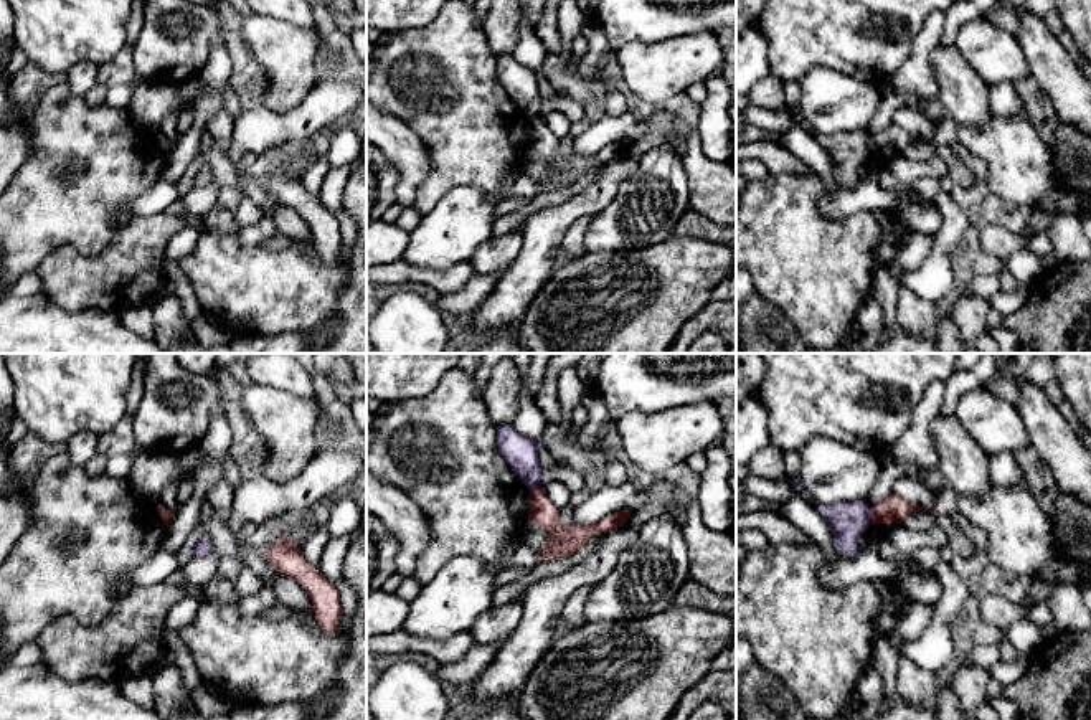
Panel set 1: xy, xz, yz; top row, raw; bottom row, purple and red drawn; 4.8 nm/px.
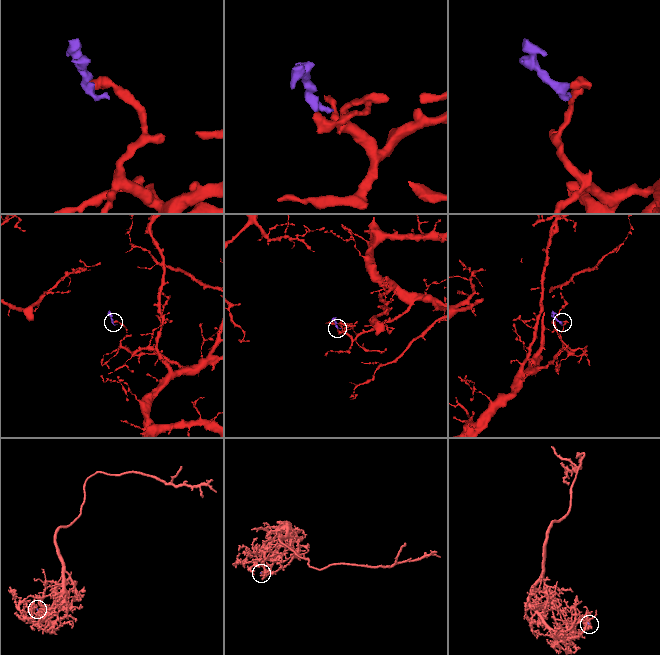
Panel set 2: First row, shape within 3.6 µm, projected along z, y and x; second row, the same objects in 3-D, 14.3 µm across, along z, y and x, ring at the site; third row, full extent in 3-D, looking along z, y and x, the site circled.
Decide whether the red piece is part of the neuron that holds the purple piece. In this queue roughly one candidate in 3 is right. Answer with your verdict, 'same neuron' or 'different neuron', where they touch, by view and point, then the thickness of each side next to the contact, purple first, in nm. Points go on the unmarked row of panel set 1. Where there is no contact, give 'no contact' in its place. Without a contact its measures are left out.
different neuron | yz (869, 147) | 180/130 nm

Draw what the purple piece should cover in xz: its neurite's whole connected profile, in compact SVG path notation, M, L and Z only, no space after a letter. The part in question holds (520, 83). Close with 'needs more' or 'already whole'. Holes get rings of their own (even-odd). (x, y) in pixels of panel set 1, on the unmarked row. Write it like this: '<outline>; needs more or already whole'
M513 54L497 56L497 74L510 99L530 119L541 114L541 96L538 78L541 73L533 71L515 61Z; already whole

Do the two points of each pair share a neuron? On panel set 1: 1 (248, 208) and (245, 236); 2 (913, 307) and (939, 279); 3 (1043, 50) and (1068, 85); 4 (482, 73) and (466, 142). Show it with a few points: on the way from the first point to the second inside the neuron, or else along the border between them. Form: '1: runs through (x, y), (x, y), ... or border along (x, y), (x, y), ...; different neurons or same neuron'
1: border along (263, 215), (256, 222), (241, 227); different neurons
2: border along (900, 276), (916, 294), (936, 303); different neurons
3: runs through (1047, 58), (1060, 76); same neuron
4: runs through (466, 90), (466, 124); same neuron

